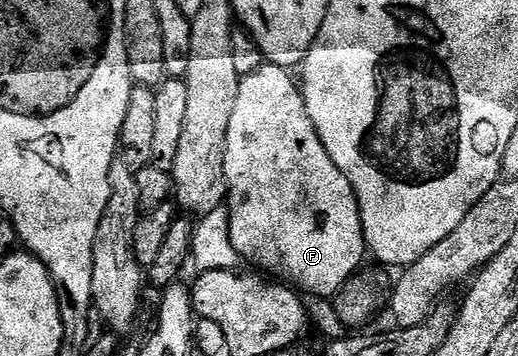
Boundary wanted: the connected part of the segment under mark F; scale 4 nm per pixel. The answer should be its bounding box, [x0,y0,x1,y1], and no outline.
[224,61,368,299]

